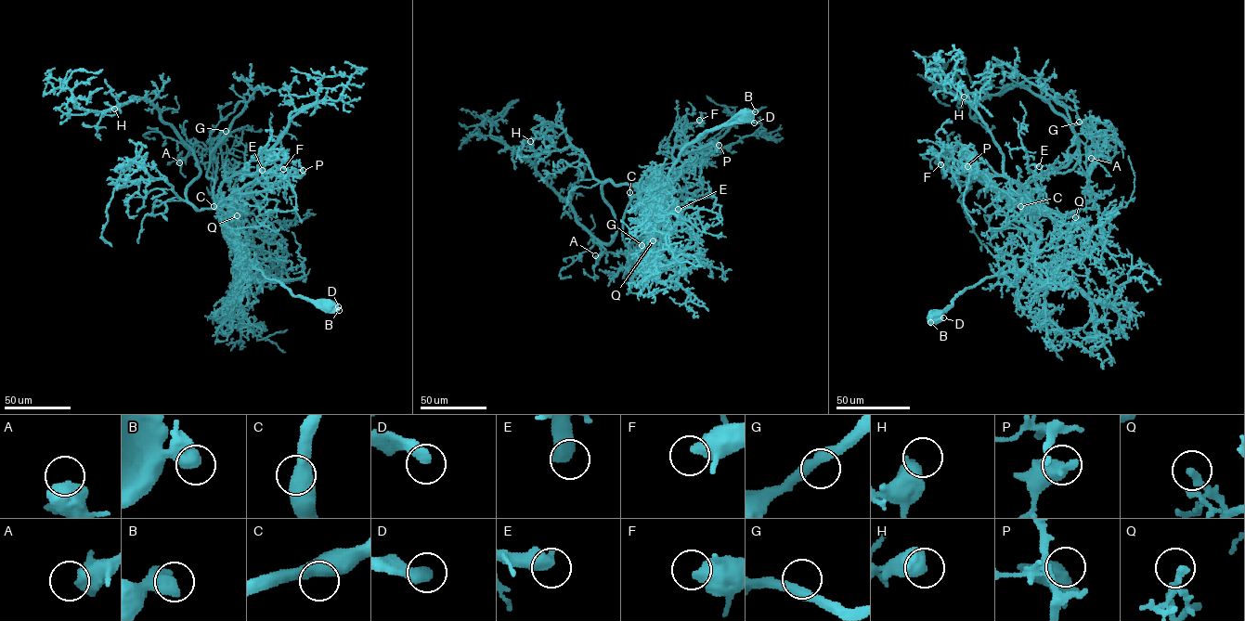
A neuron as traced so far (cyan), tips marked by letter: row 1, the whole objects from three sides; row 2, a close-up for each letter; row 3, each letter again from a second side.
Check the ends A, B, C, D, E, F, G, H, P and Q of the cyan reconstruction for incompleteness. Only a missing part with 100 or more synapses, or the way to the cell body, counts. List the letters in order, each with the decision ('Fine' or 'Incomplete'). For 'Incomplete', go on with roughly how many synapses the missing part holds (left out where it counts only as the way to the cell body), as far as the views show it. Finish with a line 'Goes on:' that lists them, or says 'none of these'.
A: Fine
B: Fine
C: Fine
D: Fine
E: Incomplete. Roughly 140 synapses
F: Fine
G: Fine
H: Fine
P: Fine
Q: Fine
Goes on: E

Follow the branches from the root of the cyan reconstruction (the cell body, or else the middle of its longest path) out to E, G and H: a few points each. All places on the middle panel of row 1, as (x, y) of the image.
E: (745, 113), (689, 143), (669, 173), (663, 195), (655, 202), (641, 200), (635, 206), (674, 199), (678, 209)
G: (745, 113), (682, 149), (663, 195), (642, 202), (654, 227), (651, 248), (638, 259), (634, 250), (641, 245)
H: (745, 113), (682, 149), (654, 210), (647, 194), (606, 180), (609, 243), (522, 153), (530, 141)

